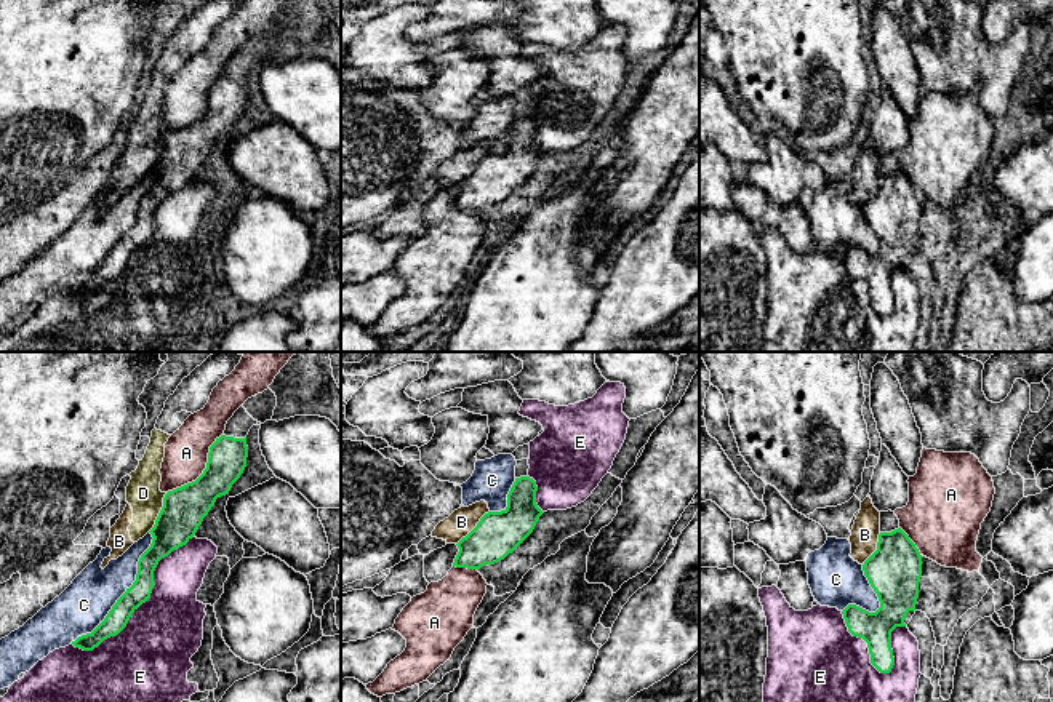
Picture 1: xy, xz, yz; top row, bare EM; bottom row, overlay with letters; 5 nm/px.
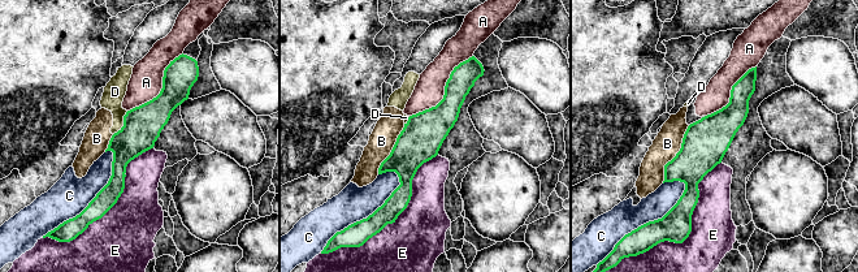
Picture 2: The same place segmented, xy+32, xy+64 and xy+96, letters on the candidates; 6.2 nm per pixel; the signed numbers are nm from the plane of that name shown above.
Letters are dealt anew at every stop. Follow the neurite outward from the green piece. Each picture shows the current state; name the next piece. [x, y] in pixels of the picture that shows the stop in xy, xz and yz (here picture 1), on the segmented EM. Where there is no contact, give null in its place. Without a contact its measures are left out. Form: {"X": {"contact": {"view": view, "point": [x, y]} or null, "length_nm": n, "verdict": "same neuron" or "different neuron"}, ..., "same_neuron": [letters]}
{"A": {"contact": {"view": "xy", "point": [204, 470]}, "length_nm": 420, "verdict": "different neuron"}, "B": {"contact": {"view": "xz", "point": [474, 528]}, "length_nm": 240, "verdict": "different neuron"}, "C": {"contact": {"view": "xy", "point": [125, 592]}, "length_nm": 700, "verdict": "different neuron"}, "D": {"contact": {"view": "xy", "point": [160, 512]}, "length_nm": 220, "verdict": "different neuron"}, "E": {"contact": {"view": "xy", "point": [141, 603]}, "length_nm": 800, "verdict": "different neuron"}, "same_neuron": []}

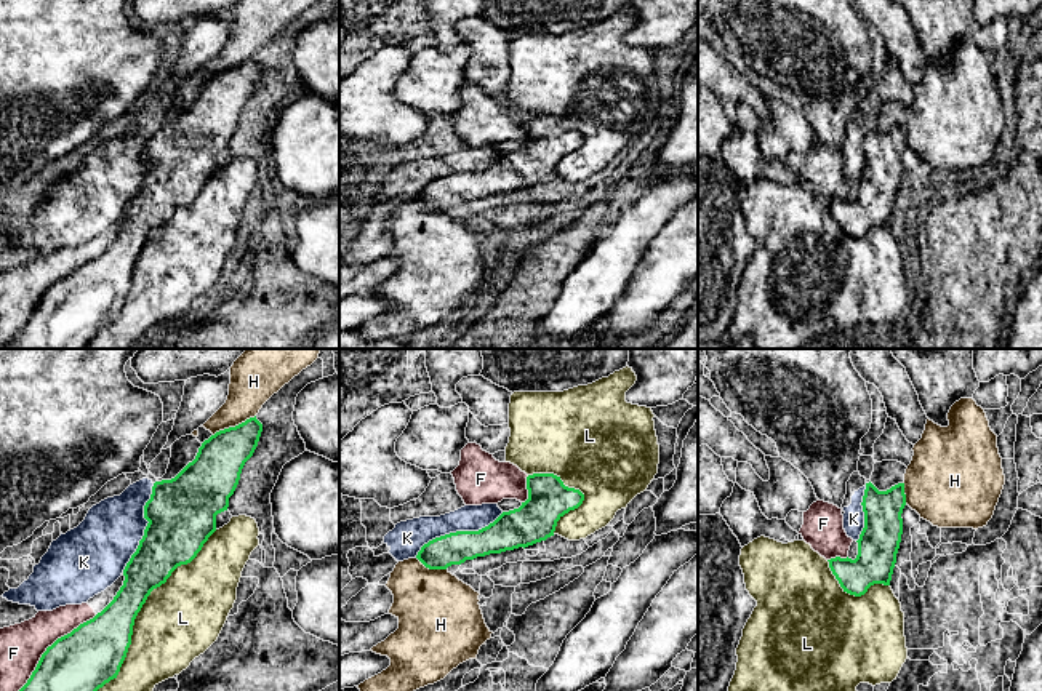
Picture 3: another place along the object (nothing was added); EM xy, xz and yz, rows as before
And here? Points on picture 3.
{"F": {"contact": {"view": "xy", "point": [52, 645]}, "length_nm": 550, "verdict": "different neuron"}, "H": {"contact": {"view": "xy", "point": [236, 426]}, "length_nm": 240, "verdict": "different neuron"}, "K": {"contact": {"view": "xz", "point": [456, 531]}, "length_nm": 500, "verdict": "different neuron"}, "L": {"contact": {"view": "xy", "point": [141, 607]}, "length_nm": 1000, "verdict": "different neuron"}, "same_neuron": []}

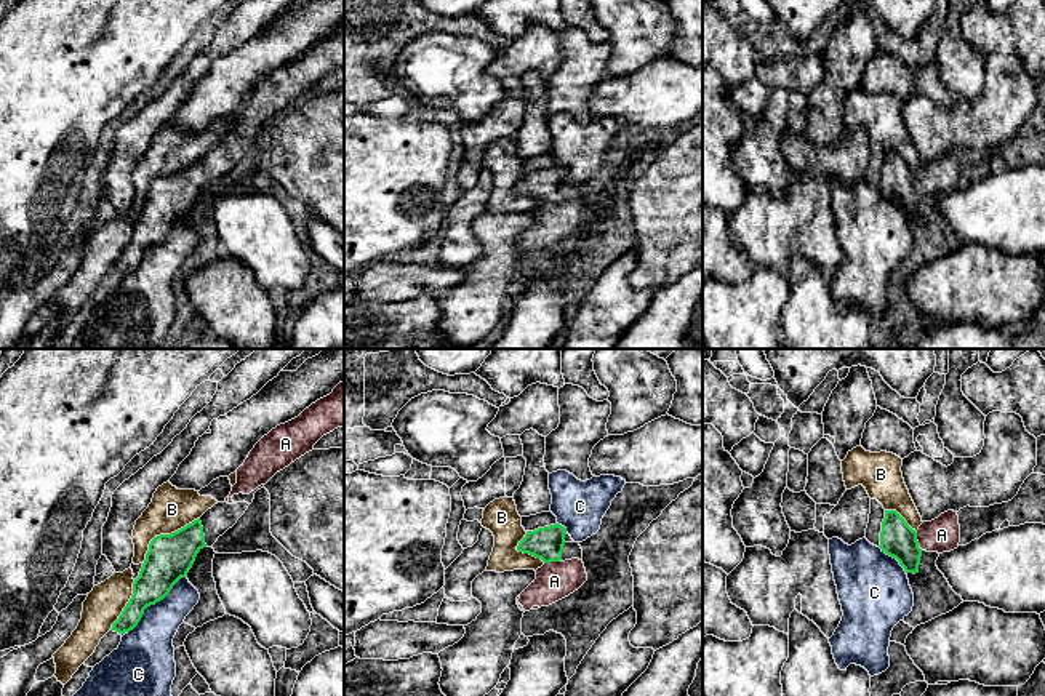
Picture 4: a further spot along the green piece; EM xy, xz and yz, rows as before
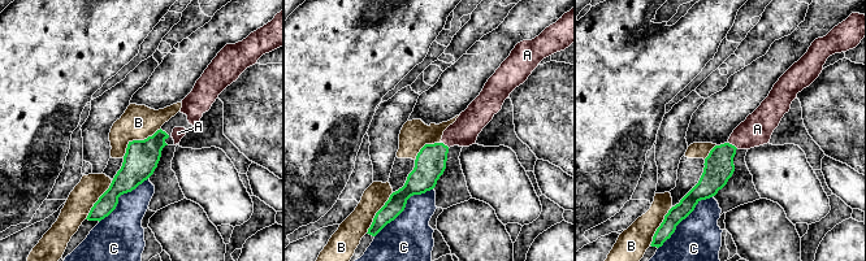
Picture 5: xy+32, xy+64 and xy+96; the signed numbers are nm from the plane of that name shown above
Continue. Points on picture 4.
{"A": {"contact": {"view": "yz", "point": [917, 541]}, "length_nm": 100, "verdict": "same neuron"}, "B": {"contact": {"view": "xy", "point": [164, 535]}, "length_nm": 380, "verdict": "different neuron"}, "C": {"contact": {"view": "xy", "point": [154, 604]}, "length_nm": 420, "verdict": "different neuron"}, "same_neuron": ["A"]}

